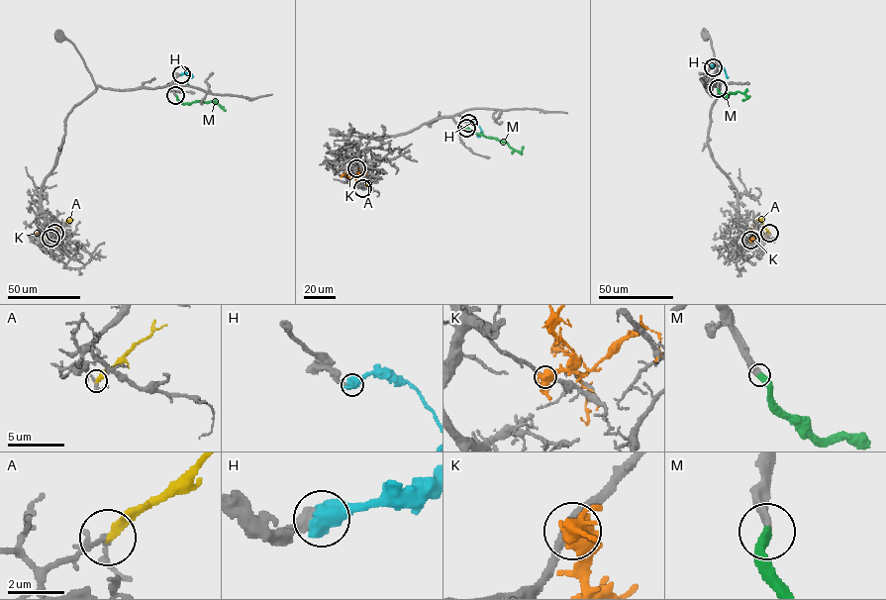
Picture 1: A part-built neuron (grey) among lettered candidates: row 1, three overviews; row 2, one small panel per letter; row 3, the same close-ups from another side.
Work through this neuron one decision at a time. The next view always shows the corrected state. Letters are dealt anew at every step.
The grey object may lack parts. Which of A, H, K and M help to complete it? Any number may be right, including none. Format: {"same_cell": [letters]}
{"same_cell": ["H", "M"]}

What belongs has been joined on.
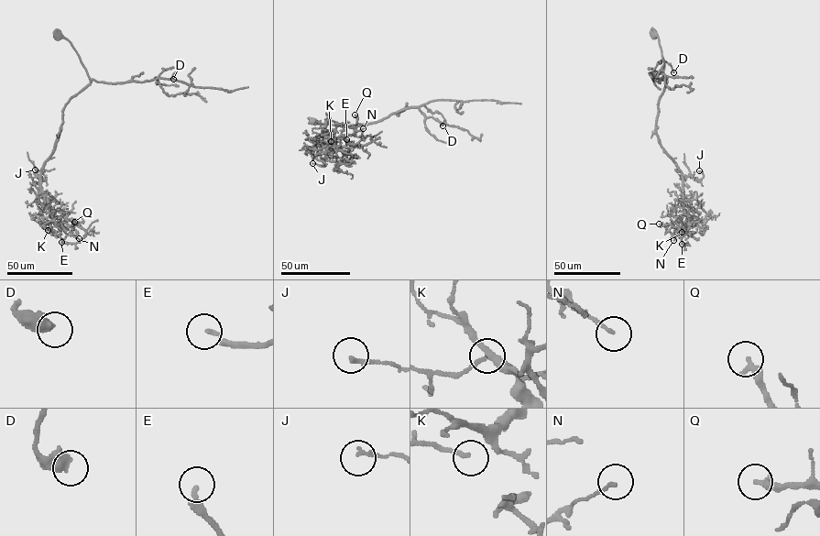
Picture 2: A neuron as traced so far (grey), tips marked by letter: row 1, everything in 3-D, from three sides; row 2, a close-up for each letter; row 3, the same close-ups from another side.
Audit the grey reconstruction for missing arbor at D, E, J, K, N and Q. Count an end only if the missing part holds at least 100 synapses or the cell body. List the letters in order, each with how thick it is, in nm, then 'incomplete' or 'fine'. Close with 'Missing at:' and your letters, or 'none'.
D: 550 nm | fine
E: 180 nm | fine
J: 160 nm | fine
K: 100 nm | fine
N: 110 nm | fine
Q: 280 nm | fine
Missing at: none

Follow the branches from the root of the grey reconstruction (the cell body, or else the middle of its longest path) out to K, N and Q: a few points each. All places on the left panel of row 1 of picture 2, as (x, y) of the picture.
K: (58, 36), (71, 42), (90, 82), (63, 109), (55, 149), (40, 171), (53, 220), (42, 225), (48, 230)
N: (58, 36), (71, 42), (90, 82), (63, 109), (41, 190), (50, 214), (79, 238)
Q: (58, 36), (71, 42), (90, 82), (63, 109), (41, 190), (50, 214), (74, 222)

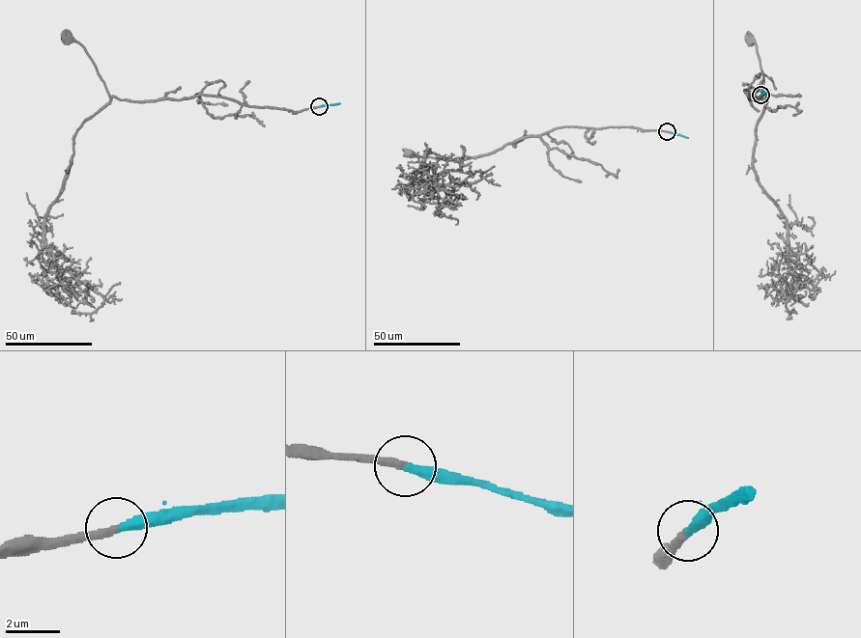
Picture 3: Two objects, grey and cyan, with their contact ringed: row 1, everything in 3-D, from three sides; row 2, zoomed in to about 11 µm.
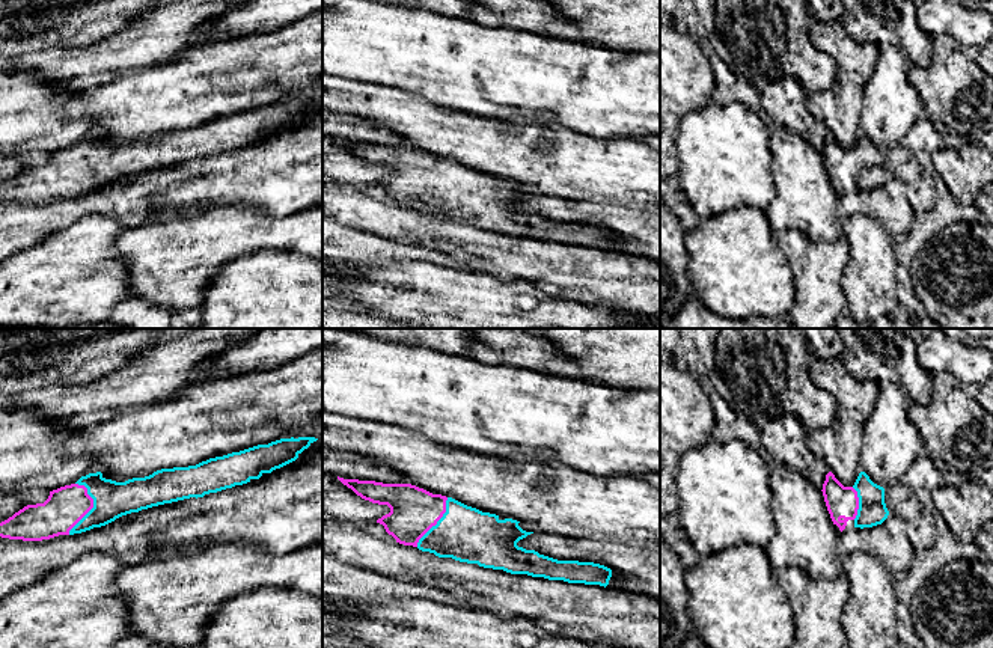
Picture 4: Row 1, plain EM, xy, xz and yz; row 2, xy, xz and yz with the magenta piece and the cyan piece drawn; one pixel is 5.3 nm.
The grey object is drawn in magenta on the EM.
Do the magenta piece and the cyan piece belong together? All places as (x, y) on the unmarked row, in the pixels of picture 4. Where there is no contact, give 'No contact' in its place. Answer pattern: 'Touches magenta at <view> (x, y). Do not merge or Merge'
Touches magenta at xy (92, 169). Merge

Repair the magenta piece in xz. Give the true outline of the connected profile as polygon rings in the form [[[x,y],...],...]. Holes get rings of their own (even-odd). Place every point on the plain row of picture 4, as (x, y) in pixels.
[[[338,142],[362,161],[390,170],[377,185],[399,206],[438,220],[548,243],[606,250],[612,240],[612,232],[600,226],[558,223],[518,209],[517,205],[533,194],[523,193],[517,182],[500,182],[411,146]]]

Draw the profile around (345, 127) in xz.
[[[325,112],[322,116],[324,131],[344,142],[408,146],[407,140],[380,127],[377,122],[347,113]]]

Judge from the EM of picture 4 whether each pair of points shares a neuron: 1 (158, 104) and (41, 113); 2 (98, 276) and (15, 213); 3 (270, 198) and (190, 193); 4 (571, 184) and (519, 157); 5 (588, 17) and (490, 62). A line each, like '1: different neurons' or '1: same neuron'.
1: different neurons
2: different neurons
3: same neuron
4: same neuron
5: different neurons

